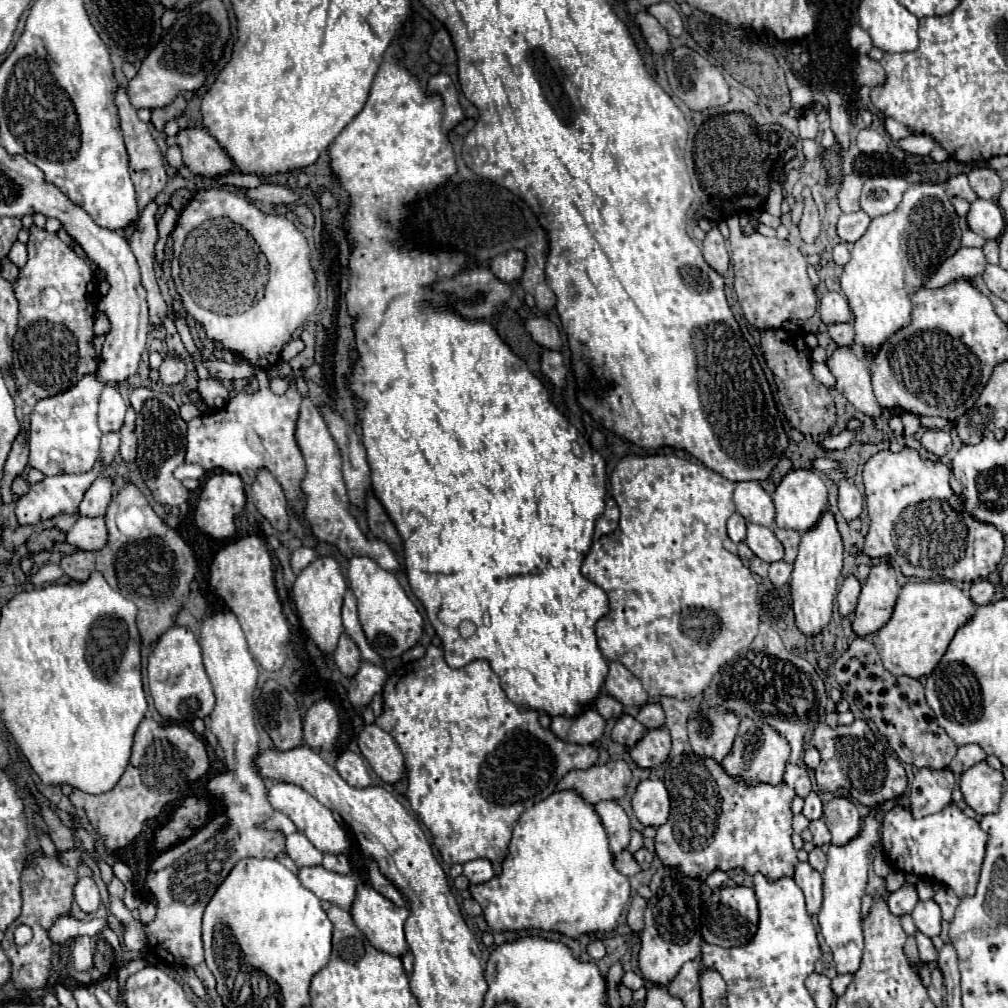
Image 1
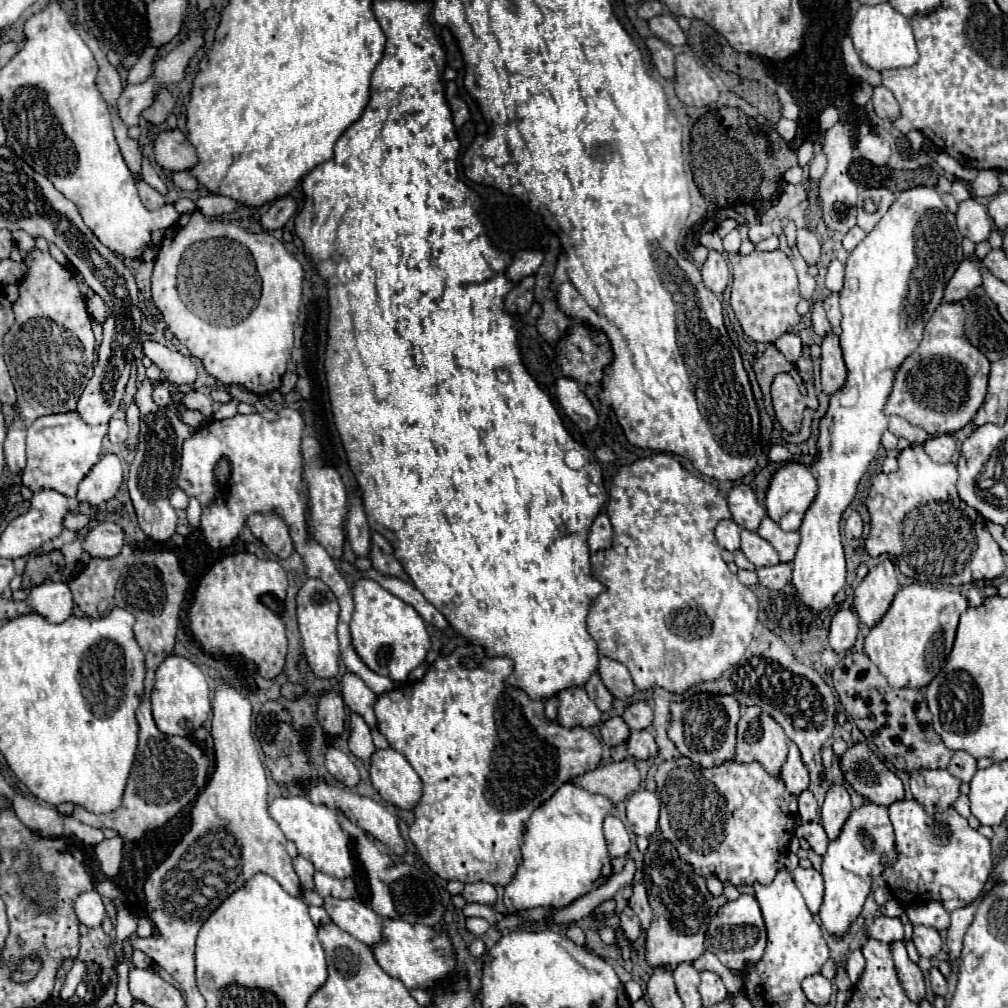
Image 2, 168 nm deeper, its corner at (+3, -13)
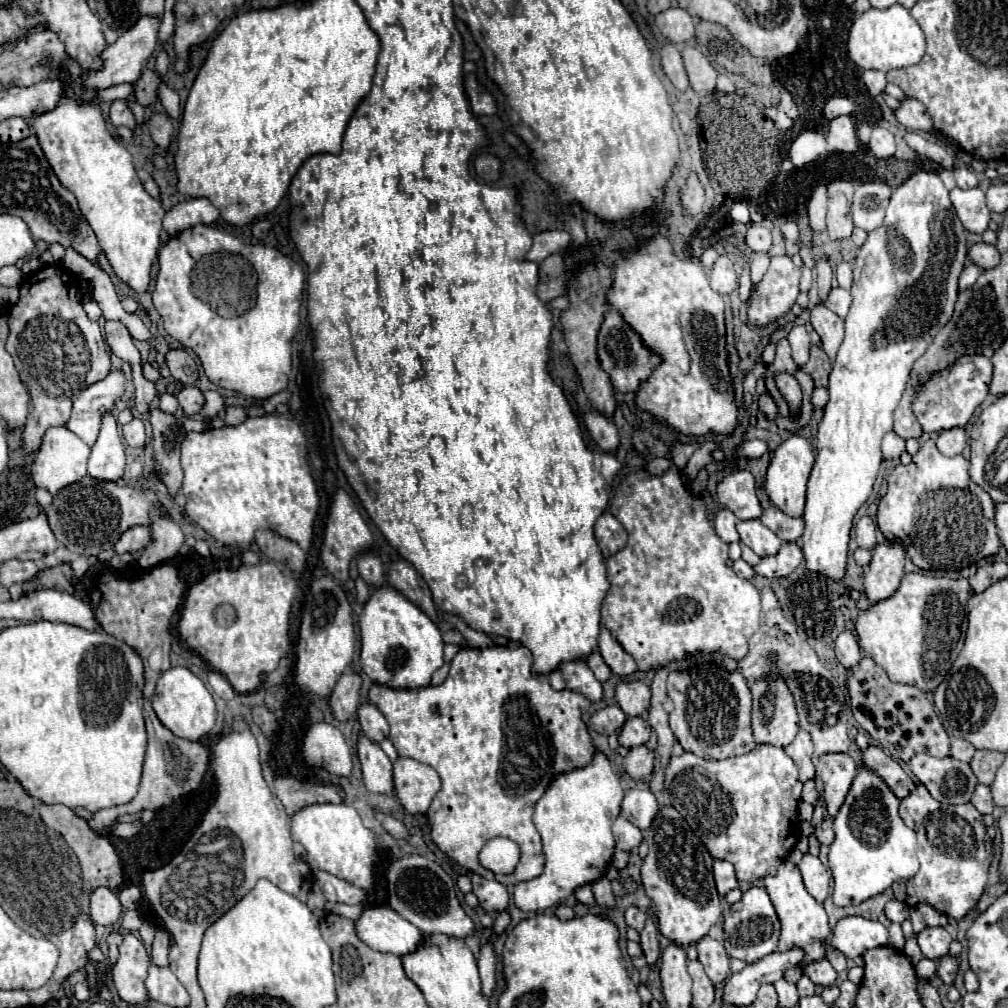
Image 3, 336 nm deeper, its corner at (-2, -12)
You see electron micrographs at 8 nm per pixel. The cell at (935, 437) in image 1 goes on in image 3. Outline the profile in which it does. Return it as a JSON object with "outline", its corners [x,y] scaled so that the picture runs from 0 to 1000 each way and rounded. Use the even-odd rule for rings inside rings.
{"outline":[[[954,424],[935,428],[931,432],[931,436],[929,436],[929,441],[931,441],[931,445],[933,445],[935,451],[946,453],[946,451],[954,449],[956,443],[958,443],[958,428]]]}

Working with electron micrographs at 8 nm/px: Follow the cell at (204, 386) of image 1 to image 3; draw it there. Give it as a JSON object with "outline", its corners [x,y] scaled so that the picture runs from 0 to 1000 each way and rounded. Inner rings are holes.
{"outline":[[[183,384],[177,390],[177,400],[183,406],[183,410],[190,414],[190,412],[198,410],[198,406],[202,402],[202,390],[196,384]]]}

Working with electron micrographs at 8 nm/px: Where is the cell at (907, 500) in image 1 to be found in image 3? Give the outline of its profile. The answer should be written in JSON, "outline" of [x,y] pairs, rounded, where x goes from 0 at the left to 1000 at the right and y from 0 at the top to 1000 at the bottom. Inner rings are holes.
{"outline":[[[921,436],[913,447],[905,453],[903,461],[891,461],[881,473],[881,487],[871,499],[871,523],[879,535],[893,535],[905,559],[917,566],[931,564],[958,564],[976,553],[988,551],[992,545],[992,535],[986,521],[986,497],[976,485],[972,485],[960,471],[960,457],[954,451],[938,453],[929,445],[929,439]],[[960,485],[960,495],[940,495],[946,487]]]}

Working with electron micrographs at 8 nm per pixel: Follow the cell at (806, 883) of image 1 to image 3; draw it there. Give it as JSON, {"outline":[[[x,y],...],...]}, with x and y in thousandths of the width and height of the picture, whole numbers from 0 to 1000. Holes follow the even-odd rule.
{"outline":[[[800,846],[796,850],[796,854],[792,856],[792,862],[796,866],[796,872],[798,872],[802,886],[810,894],[815,896],[823,884],[823,864],[815,858],[815,854],[812,850],[808,850],[804,846]]]}

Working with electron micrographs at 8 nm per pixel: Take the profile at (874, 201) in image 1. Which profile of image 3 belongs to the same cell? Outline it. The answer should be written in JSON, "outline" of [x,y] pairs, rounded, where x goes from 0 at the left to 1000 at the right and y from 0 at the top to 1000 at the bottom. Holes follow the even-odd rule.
{"outline":[[[877,180],[853,182],[847,189],[845,199],[845,219],[847,225],[865,229],[875,223],[877,209],[883,197],[883,186]]]}

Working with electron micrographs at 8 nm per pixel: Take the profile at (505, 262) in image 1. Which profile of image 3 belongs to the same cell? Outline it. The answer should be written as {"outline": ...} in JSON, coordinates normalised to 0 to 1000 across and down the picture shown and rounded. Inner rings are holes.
{"outline":[[[548,227],[548,229],[538,229],[530,233],[530,243],[524,249],[522,257],[524,259],[540,259],[544,253],[554,251],[556,247],[560,247],[565,241],[565,231],[563,229],[556,229],[556,227]]]}

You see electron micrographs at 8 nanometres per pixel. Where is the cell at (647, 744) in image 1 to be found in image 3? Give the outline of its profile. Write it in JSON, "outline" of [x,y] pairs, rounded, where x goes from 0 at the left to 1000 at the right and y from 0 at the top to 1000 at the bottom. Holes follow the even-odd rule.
{"outline":[[[623,711],[613,729],[613,737],[621,743],[627,743],[631,739],[643,737],[643,731],[645,731],[643,715],[639,711]]]}

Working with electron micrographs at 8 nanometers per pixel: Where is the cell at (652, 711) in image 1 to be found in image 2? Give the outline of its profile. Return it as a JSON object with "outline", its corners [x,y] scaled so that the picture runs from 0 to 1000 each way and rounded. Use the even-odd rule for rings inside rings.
{"outline":[[[632,696],[632,698],[626,698],[620,706],[618,706],[618,714],[622,716],[622,720],[626,722],[626,726],[630,724],[640,724],[646,720],[648,716],[648,704],[644,698],[640,696]]]}

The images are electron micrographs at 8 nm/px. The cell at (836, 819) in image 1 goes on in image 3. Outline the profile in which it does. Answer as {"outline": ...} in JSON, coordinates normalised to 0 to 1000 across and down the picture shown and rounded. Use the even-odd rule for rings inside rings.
{"outline":[[[817,747],[817,751],[812,753],[810,763],[817,777],[819,803],[827,811],[843,785],[849,769],[849,757],[841,747]]]}

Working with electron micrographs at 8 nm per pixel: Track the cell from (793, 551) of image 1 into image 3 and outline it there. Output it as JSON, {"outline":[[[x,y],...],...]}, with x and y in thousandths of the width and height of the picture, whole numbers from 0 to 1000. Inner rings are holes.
{"outline":[[[764,501],[758,509],[756,509],[756,519],[760,523],[764,523],[776,537],[792,537],[796,533],[798,527],[798,515],[796,513],[782,513],[780,509],[776,509],[774,505],[770,505],[768,501]]]}

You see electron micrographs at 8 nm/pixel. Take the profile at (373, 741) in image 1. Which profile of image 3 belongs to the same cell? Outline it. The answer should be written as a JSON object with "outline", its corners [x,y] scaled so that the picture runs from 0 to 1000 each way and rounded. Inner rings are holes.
{"outline":[[[395,751],[391,755],[391,781],[395,797],[409,809],[423,809],[429,793],[437,785],[437,769],[413,753]]]}

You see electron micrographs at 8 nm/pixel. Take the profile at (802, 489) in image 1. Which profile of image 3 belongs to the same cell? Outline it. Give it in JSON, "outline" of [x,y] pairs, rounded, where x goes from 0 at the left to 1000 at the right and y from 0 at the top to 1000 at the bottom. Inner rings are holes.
{"outline":[[[788,430],[782,436],[778,436],[770,447],[766,449],[764,461],[762,461],[762,469],[760,469],[760,477],[758,477],[758,485],[762,489],[762,493],[766,495],[766,499],[776,505],[780,511],[786,513],[794,513],[798,509],[798,499],[800,499],[800,479],[804,473],[804,467],[808,463],[808,447],[806,441],[800,434]]]}

